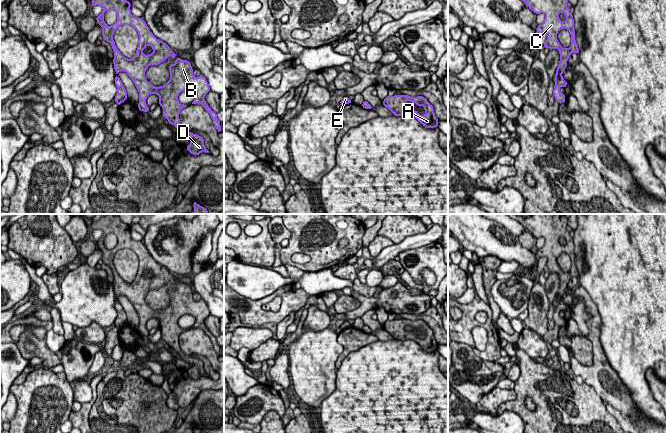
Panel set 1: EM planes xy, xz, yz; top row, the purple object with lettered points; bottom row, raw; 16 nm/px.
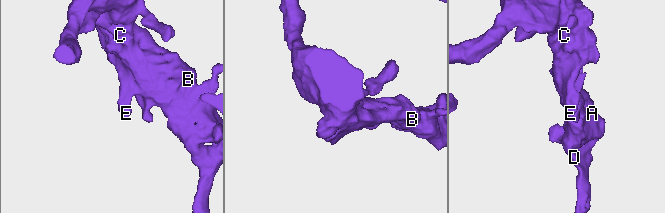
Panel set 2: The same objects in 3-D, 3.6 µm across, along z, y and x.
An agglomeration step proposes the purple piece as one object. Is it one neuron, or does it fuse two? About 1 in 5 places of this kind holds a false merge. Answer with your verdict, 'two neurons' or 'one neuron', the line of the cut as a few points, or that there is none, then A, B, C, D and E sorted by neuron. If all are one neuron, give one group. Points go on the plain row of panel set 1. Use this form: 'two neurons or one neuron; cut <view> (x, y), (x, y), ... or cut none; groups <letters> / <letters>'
one neuron; cut none; groups A B C D E

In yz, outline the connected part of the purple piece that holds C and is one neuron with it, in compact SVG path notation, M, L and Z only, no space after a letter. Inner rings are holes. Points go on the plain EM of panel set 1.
M507 214L513 220L522 224L534 237L545 239L541 249L538 249L538 258L546 257L545 272L557 273L560 285L555 298L555 310L553 318L560 328L565 326L565 319L560 316L561 311L566 311L567 306L562 298L567 290L567 285L572 277L579 277L575 264L574 243L567 230L568 218L564 214ZM561 253L567 253L571 259L571 269L563 272L557 263Z

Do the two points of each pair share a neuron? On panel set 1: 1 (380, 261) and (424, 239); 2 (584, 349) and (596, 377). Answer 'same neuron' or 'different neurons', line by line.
1: same neuron
2: different neurons

